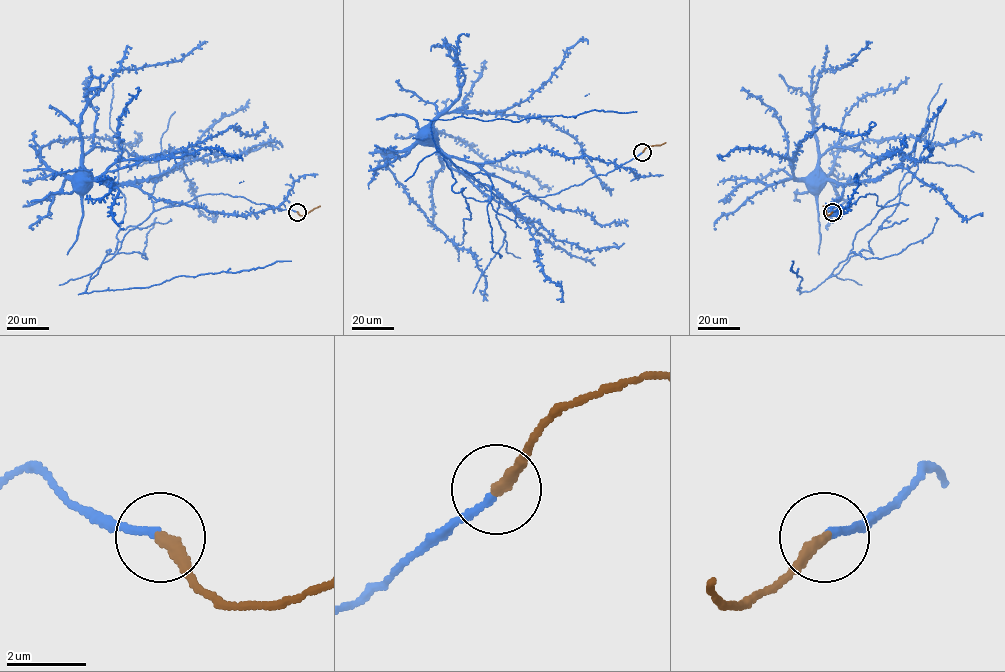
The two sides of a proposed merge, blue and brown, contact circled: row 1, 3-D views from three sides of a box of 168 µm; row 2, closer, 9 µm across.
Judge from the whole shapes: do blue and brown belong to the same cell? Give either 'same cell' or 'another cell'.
same cell

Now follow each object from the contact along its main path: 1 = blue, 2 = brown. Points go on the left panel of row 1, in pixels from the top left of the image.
1: (297, 212), (276, 208), (245, 216), (221, 214), (158, 200), (136, 186), (103, 183), (90, 176), (81, 182)
2: (297, 212), (305, 215), (320, 205)

